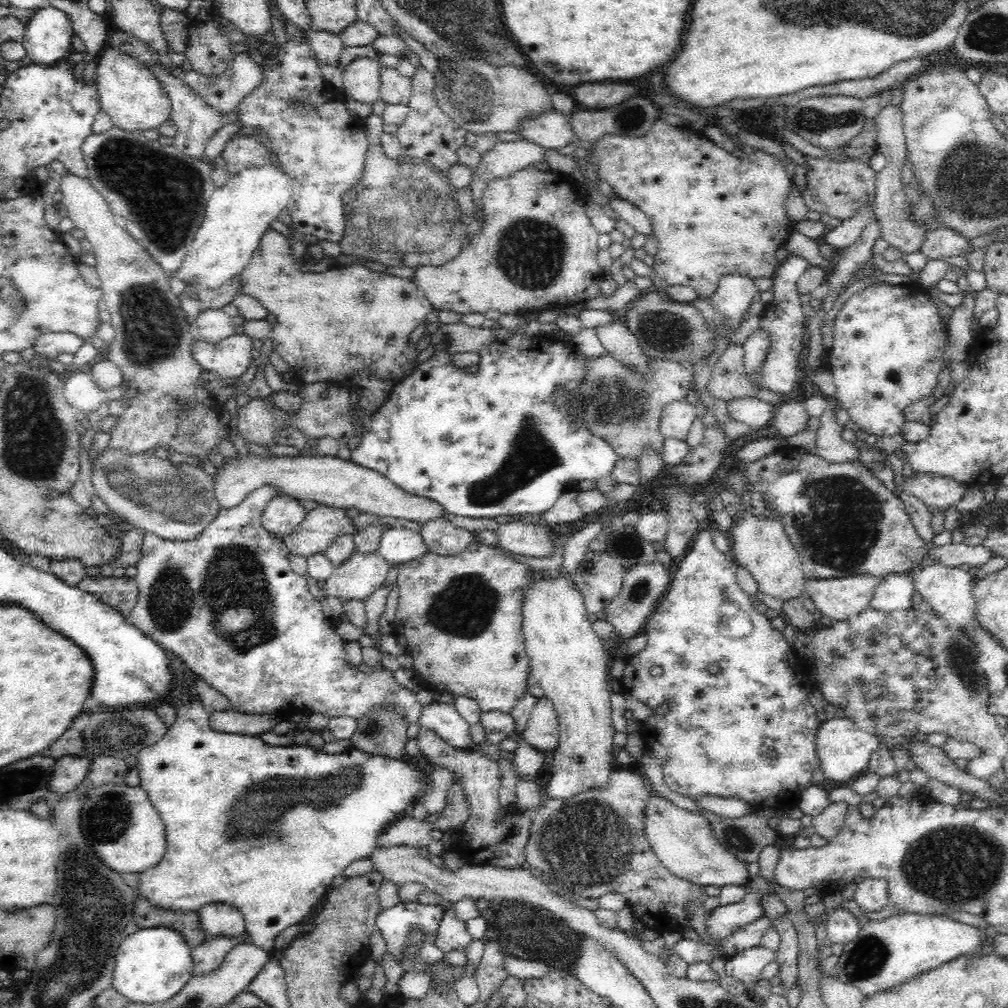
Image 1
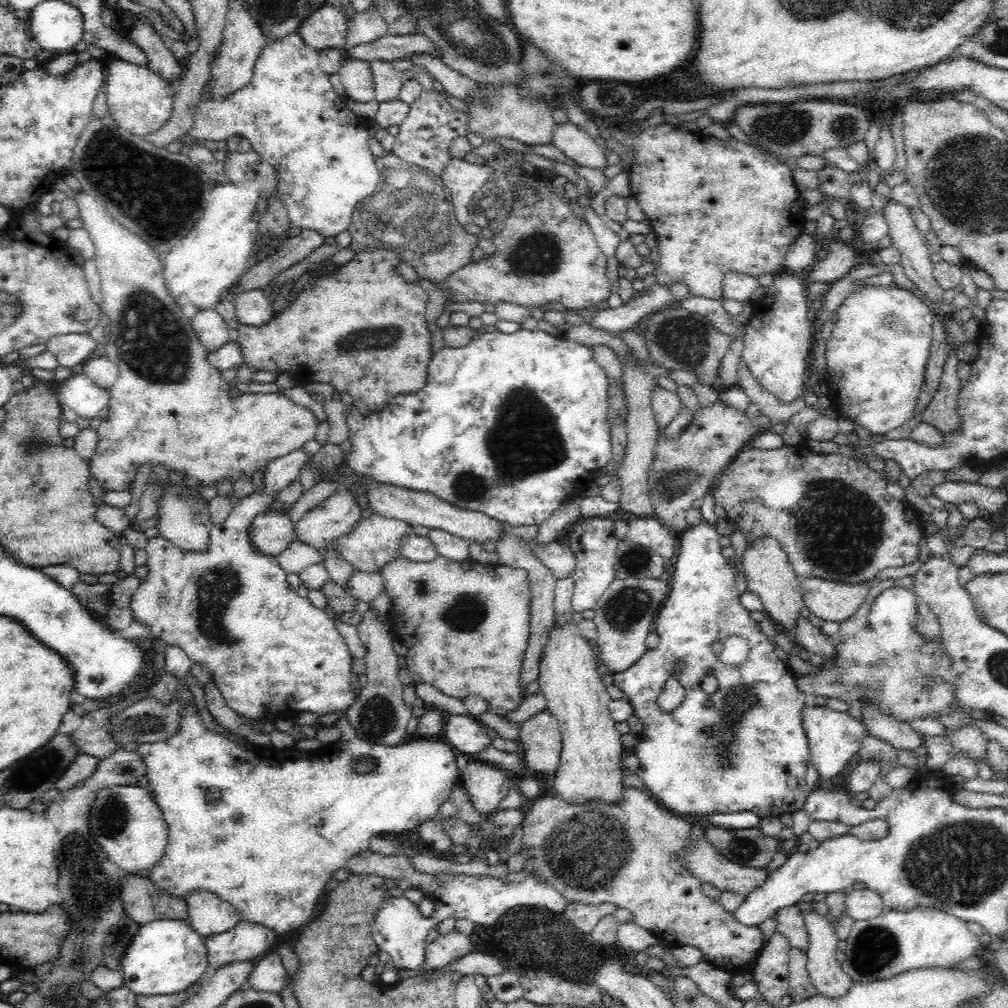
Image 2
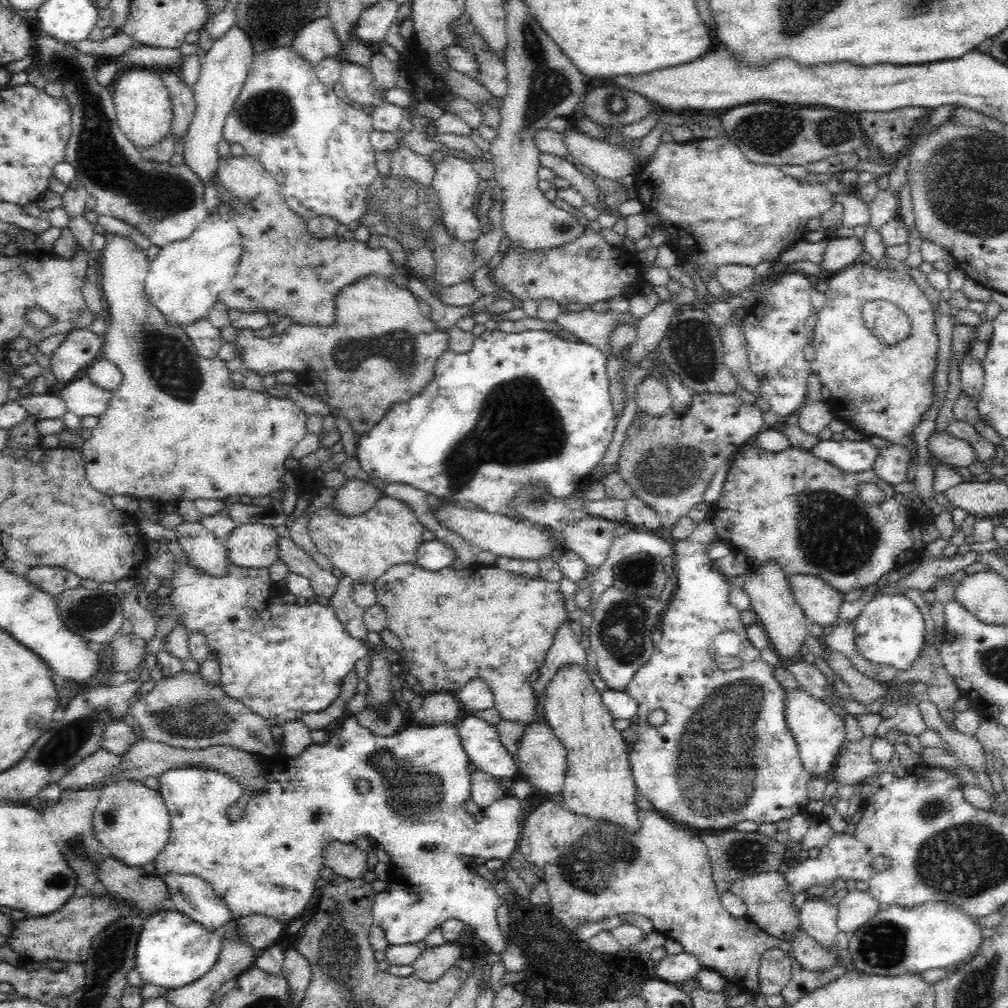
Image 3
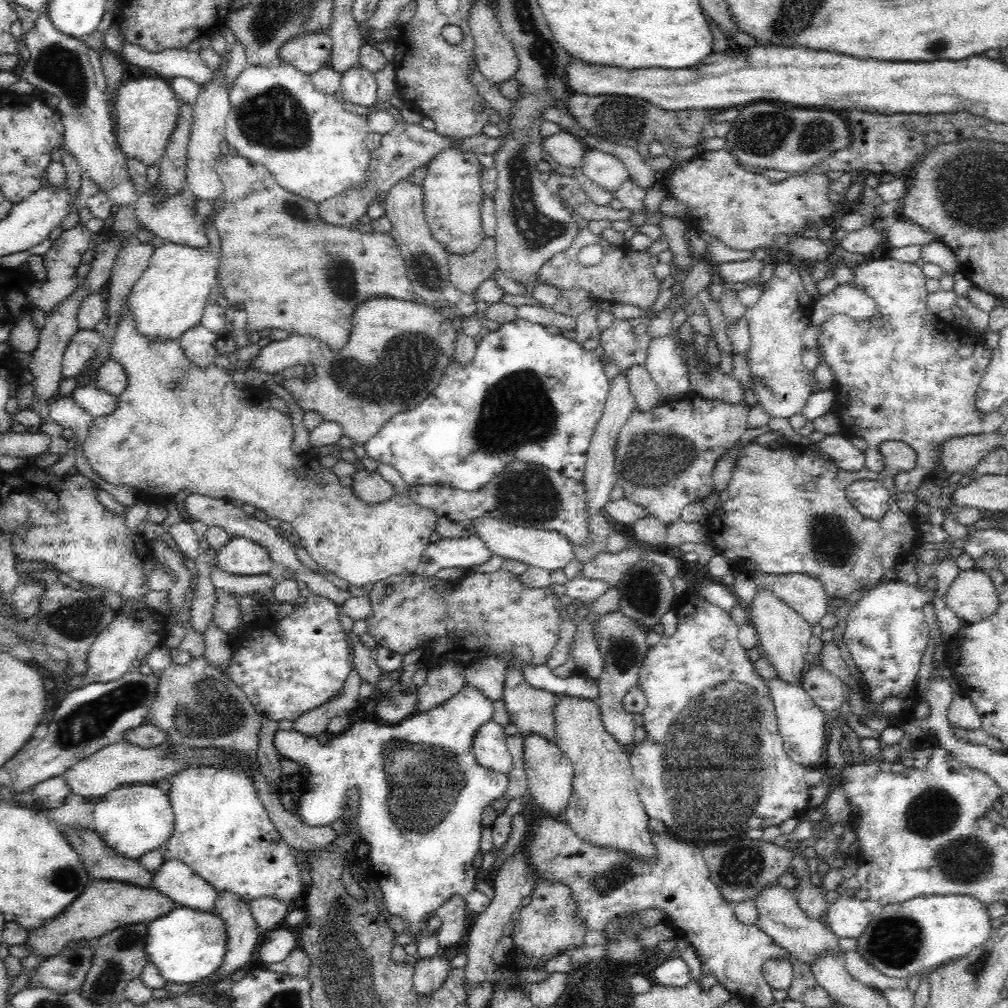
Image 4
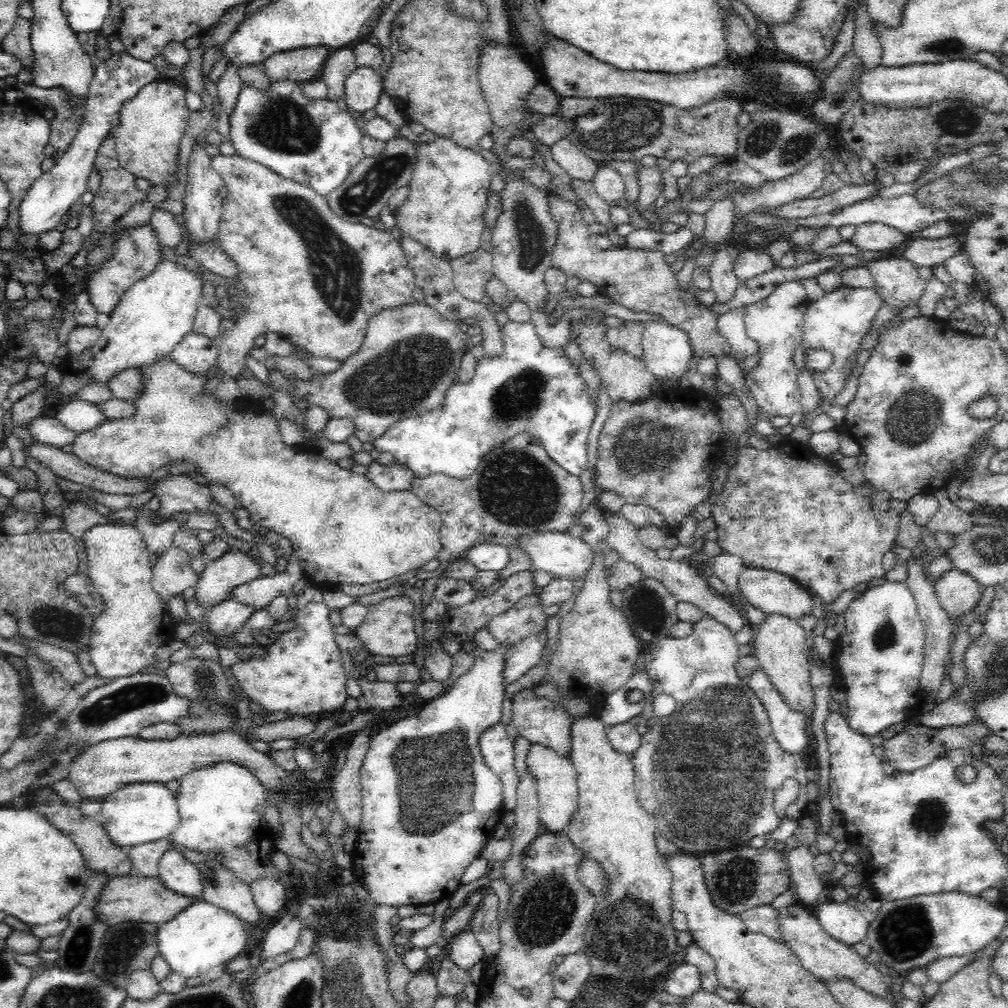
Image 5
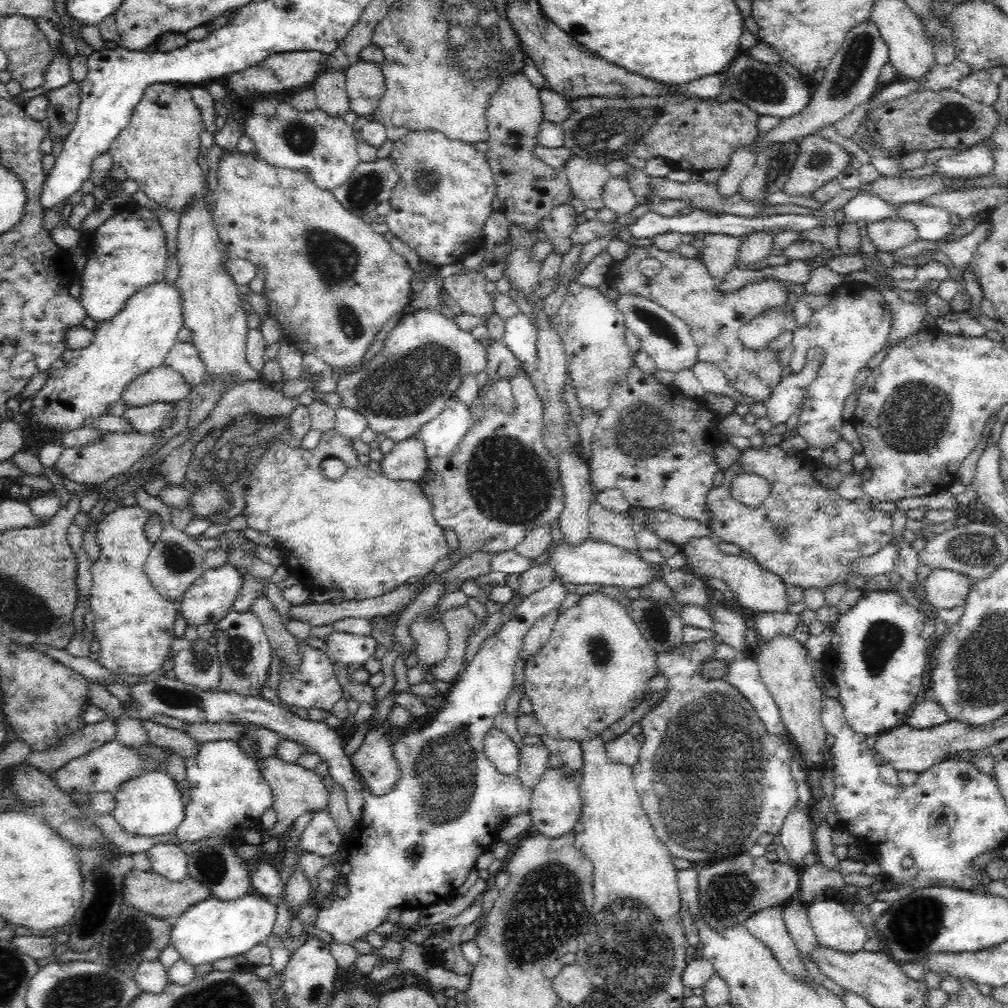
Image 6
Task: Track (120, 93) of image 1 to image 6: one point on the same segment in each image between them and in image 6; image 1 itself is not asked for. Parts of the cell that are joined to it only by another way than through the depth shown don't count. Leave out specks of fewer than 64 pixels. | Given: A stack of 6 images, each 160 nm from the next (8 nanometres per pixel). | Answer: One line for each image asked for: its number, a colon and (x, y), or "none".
2: (139, 100)
3: (143, 105)
4: (145, 110)
5: (150, 126)
6: (158, 149)

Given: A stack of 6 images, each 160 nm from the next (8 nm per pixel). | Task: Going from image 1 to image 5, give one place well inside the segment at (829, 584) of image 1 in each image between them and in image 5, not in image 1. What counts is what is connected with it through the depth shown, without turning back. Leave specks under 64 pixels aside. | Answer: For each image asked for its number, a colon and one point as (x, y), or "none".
2: (830, 600)
3: (821, 603)
4: (805, 594)
5: (771, 592)

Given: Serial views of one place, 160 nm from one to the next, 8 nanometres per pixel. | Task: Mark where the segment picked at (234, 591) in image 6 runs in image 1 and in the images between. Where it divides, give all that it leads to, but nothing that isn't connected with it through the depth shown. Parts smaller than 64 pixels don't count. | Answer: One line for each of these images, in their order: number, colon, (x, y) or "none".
1: (282, 514)
2: (271, 532)
3: (253, 545)
4: (240, 555)
5: (235, 567)

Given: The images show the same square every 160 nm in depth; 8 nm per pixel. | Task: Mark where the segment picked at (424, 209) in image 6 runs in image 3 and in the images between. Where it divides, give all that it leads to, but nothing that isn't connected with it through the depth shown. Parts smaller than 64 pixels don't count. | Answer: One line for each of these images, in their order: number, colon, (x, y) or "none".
3: (455, 181)
4: (452, 192)
5: (445, 208)

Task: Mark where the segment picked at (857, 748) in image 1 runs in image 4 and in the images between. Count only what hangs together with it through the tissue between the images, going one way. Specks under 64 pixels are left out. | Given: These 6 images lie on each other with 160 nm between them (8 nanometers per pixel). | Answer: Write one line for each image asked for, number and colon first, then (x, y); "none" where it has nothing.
2: (835, 738)
3: (820, 734)
4: (804, 728)

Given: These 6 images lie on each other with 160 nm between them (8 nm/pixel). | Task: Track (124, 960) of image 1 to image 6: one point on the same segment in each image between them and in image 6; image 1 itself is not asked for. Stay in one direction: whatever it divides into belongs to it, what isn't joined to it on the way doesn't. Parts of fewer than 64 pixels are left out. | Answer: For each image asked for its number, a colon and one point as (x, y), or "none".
2: (165, 957)
3: (172, 950)
4: (186, 945)
5: (203, 935)
6: (212, 929)

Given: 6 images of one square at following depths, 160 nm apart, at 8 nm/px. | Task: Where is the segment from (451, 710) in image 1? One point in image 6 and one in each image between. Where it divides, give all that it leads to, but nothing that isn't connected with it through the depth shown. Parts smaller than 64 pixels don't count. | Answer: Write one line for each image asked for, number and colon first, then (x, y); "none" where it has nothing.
2: (467, 735)
3: (480, 741)
4: (489, 744)
5: (496, 747)
6: (504, 755)

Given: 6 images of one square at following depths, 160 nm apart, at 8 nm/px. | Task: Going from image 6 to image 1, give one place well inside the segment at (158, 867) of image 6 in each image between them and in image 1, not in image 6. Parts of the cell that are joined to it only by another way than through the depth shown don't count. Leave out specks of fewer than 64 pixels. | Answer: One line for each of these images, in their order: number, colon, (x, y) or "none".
1: (219, 920)
2: (208, 914)
3: (194, 897)
4: (174, 879)
5: (176, 873)

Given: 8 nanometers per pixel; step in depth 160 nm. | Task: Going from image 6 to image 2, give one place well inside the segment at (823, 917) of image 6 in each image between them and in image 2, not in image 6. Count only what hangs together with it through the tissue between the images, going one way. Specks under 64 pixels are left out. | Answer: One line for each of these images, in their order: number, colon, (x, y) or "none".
2: (863, 904)
3: (857, 907)
4: (848, 916)
5: (843, 922)

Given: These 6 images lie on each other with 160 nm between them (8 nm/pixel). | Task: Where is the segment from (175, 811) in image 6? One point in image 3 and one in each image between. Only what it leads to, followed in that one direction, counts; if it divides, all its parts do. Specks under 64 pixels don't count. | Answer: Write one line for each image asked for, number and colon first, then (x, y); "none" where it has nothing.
3: (131, 821)
4: (134, 819)
5: (138, 813)

